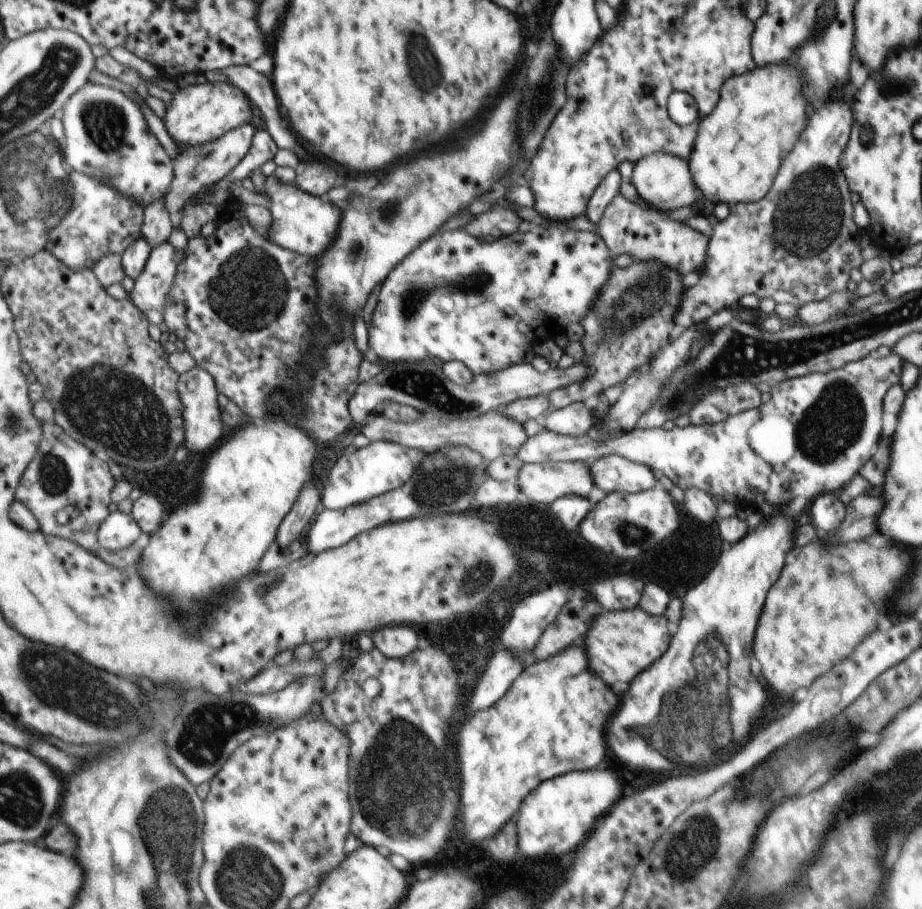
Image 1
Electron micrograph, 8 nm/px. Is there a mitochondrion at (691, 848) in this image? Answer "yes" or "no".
yes

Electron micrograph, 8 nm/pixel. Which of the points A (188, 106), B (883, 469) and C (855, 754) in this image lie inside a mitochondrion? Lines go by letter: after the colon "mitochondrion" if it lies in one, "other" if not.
A: other
B: other
C: other

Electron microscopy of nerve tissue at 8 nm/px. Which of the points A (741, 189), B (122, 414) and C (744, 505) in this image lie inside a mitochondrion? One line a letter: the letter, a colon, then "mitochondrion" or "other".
A: other
B: mitochondrion
C: other

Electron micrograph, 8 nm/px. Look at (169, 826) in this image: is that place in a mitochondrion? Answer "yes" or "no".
yes

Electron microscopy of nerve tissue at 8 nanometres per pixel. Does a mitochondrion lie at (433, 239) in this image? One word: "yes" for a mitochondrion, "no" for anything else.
no

